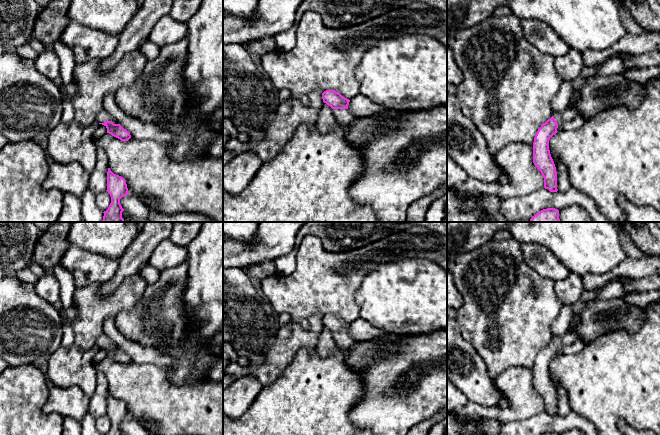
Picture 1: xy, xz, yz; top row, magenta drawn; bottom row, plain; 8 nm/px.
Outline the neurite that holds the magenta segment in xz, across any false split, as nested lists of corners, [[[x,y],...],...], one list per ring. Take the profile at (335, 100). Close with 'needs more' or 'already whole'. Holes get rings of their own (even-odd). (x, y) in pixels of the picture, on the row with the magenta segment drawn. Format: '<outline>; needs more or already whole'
[[[326,90],[322,93],[323,102],[333,109],[335,119],[342,125],[352,122],[355,115],[348,109],[350,100],[334,90]]]; needs more

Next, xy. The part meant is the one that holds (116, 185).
[[[110,168],[107,172],[107,190],[111,196],[111,203],[106,211],[102,222],[125,222],[122,218],[122,212],[124,209],[120,204],[120,199],[129,194],[126,180],[114,174]]]; already whole

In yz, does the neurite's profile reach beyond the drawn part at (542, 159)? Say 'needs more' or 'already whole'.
needs more

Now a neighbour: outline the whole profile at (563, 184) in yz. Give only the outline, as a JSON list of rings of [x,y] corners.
[[[553,153],[550,154],[556,167],[557,189],[559,192],[565,192],[571,187],[569,182],[567,167],[562,163],[562,161],[556,155],[554,155]]]

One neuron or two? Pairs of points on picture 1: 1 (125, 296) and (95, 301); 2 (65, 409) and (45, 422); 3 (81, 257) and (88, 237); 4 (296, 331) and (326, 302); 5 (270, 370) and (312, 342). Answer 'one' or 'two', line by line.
1: one
2: two
3: two
4: two
5: one

